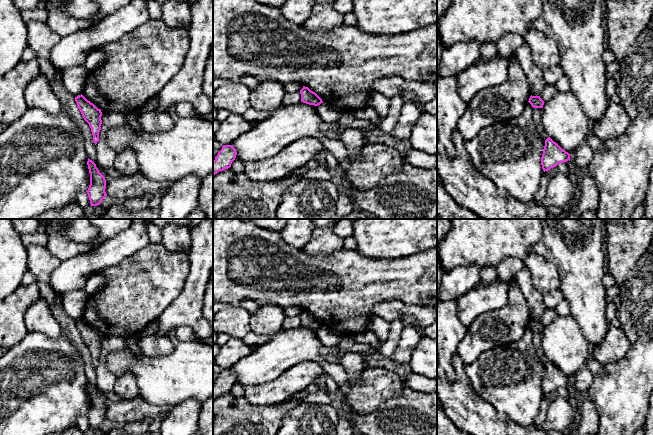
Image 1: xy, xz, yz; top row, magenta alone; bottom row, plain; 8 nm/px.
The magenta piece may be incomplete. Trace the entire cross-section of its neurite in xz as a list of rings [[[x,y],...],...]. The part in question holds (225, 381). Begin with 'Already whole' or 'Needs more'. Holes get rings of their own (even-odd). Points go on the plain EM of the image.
Already whole. [[[223,369],[213,385],[213,400],[219,395],[230,392],[236,379],[236,373],[232,369]]]

